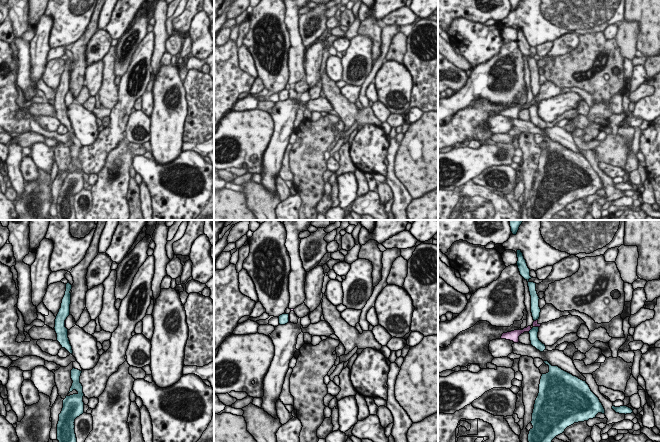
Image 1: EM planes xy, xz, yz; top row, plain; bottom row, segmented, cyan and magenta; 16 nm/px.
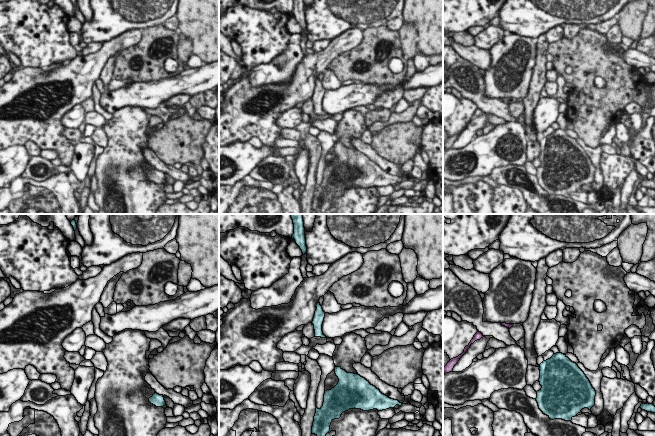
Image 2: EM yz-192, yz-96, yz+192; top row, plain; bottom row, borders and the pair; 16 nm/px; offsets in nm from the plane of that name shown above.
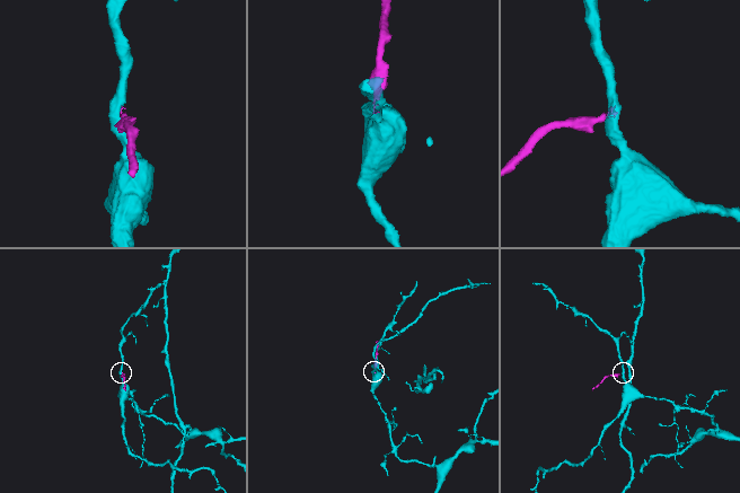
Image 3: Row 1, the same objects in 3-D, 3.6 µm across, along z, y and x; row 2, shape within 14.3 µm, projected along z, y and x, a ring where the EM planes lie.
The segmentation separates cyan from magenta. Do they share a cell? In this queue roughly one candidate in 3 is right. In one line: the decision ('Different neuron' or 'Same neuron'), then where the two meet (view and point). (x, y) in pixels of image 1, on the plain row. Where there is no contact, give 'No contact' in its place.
Different neuron. Touches cyan at yz (533, 103)

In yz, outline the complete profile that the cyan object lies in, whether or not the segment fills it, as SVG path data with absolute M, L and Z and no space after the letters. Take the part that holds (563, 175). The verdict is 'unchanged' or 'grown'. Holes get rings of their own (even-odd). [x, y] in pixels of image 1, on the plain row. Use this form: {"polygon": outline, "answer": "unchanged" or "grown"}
{"polygon": "M544 137L549 142L549 148L542 150L539 160L539 169L535 176L532 189L531 200L533 202L528 210L529 220L551 220L552 216L562 210L565 205L574 199L588 197L596 193L598 189L605 190L605 185L599 174L591 167L586 157L562 146L558 142L552 142L548 137Z", "answer": "unchanged"}

